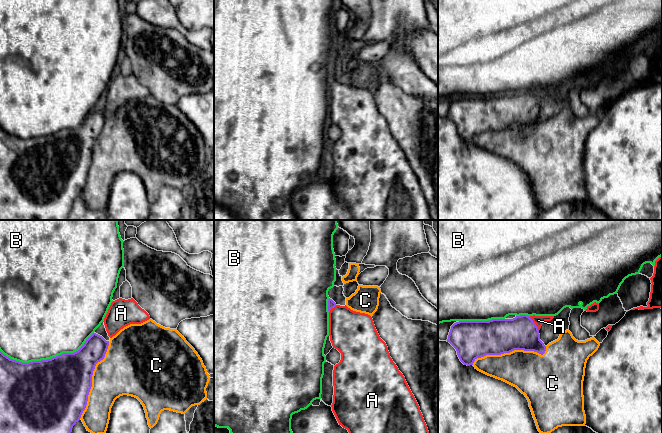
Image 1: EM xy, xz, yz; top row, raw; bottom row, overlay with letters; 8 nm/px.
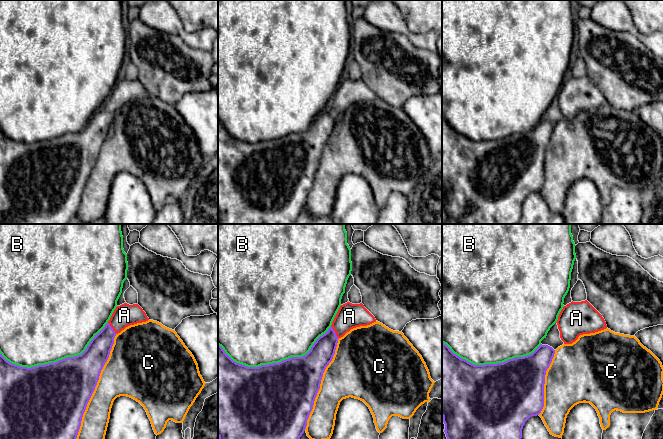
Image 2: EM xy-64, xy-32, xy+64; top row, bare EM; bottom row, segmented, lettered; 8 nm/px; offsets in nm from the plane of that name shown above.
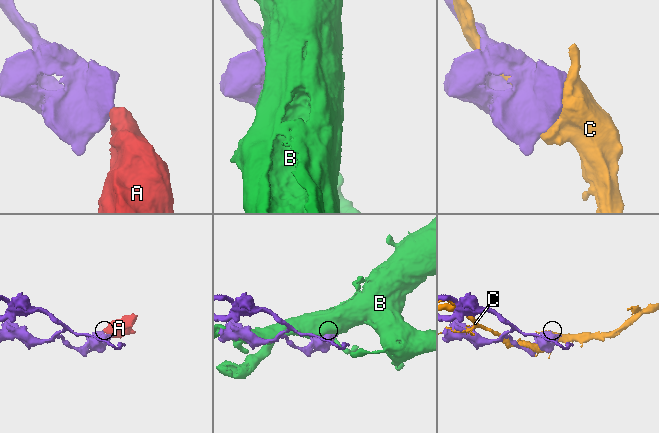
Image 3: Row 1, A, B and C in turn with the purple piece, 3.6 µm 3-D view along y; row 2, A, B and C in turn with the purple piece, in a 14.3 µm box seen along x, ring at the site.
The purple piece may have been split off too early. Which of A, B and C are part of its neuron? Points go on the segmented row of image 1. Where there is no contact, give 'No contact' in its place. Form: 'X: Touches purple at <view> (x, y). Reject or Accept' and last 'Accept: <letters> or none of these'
A: Touches purple at yz (534, 323). Accept
B: Touches purple at xy (47, 359). Reject
C: Touches purple at yz (510, 351). Reject
Accept: A

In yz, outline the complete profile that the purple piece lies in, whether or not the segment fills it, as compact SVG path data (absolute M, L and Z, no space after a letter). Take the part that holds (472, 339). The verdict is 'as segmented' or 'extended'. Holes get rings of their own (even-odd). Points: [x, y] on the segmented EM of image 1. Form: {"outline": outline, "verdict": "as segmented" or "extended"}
{"outline": "M520 315L513 319L459 321L451 326L447 342L456 349L460 361L467 366L473 365L477 358L501 355L514 350L534 351L543 355L546 346L540 340L539 330L545 321L551 321L553 318L554 316Z", "verdict": "extended"}

